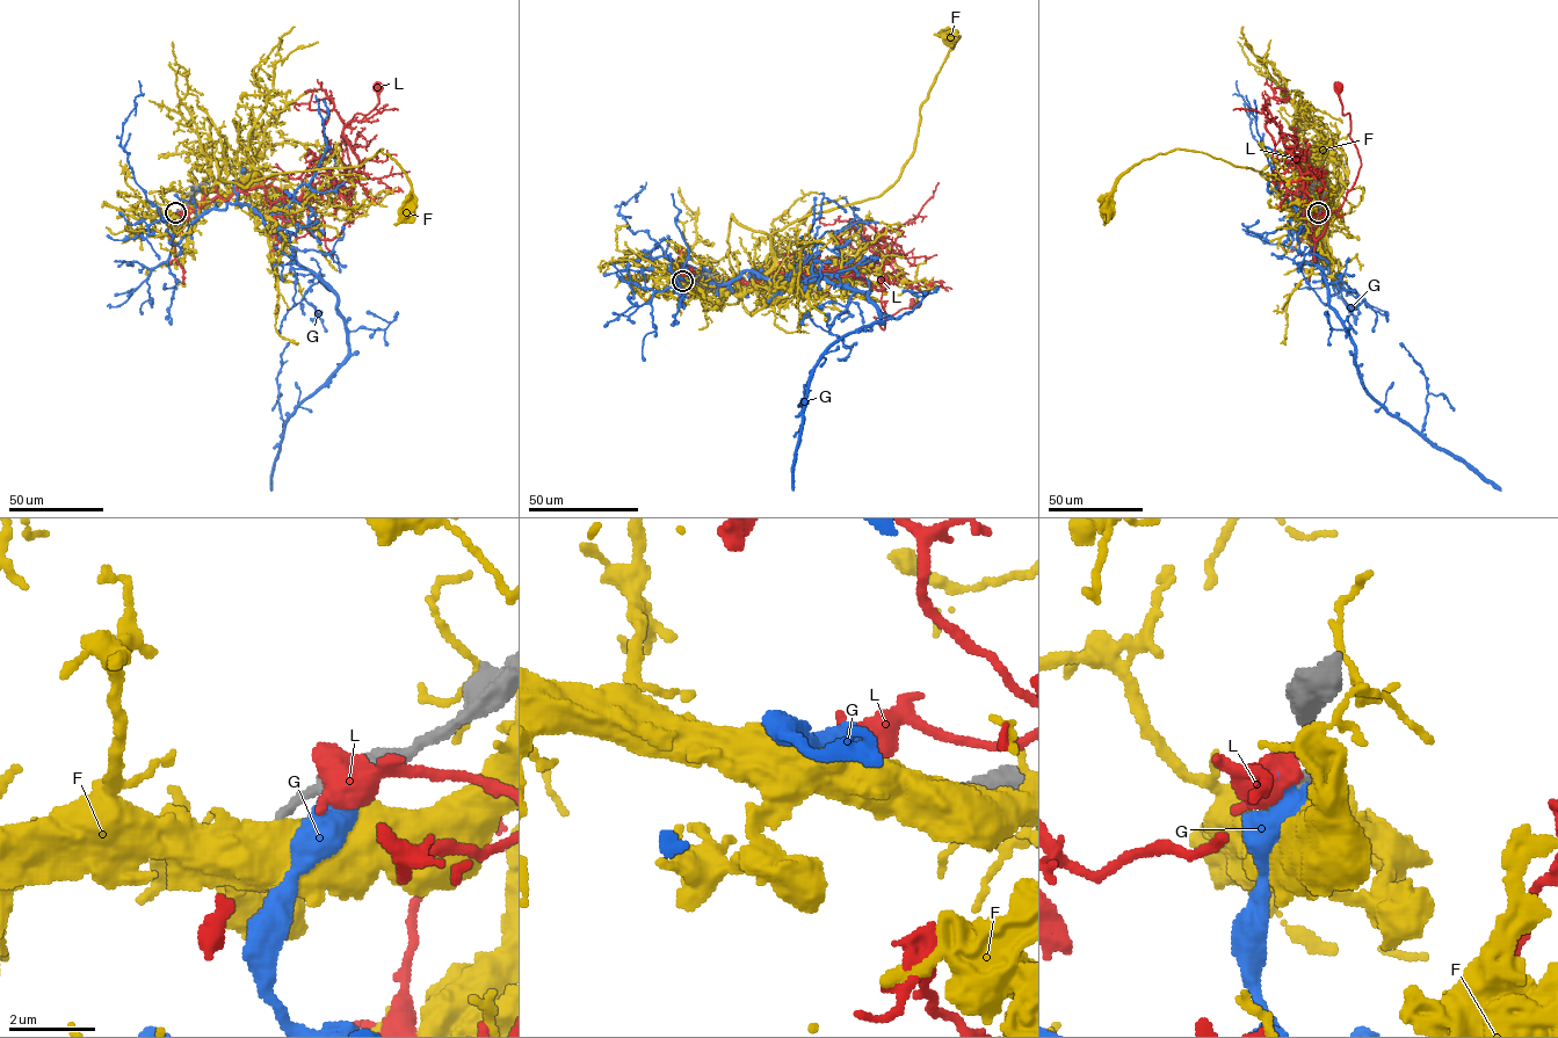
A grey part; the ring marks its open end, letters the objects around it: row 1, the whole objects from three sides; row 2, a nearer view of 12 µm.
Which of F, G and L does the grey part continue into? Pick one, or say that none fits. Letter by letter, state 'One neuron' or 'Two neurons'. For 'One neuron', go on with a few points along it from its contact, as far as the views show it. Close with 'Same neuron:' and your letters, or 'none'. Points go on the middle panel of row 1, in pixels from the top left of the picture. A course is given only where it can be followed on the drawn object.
F: Two neurons
G: Two neurons
L: Two neurons
Same neuron: none

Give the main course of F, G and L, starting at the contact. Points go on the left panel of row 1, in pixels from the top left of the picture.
F: (175, 212), (230, 193), (251, 174), (254, 180), (357, 167), (382, 149), (411, 184), (407, 208)
G: (178, 211), (186, 224), (229, 203), (251, 205), (338, 298), (346, 361), (283, 433), (277, 376), (289, 343)
L: (178, 211), (262, 187), (288, 218), (333, 239), (349, 220), (353, 191), (342, 130), (374, 108), (377, 87)

